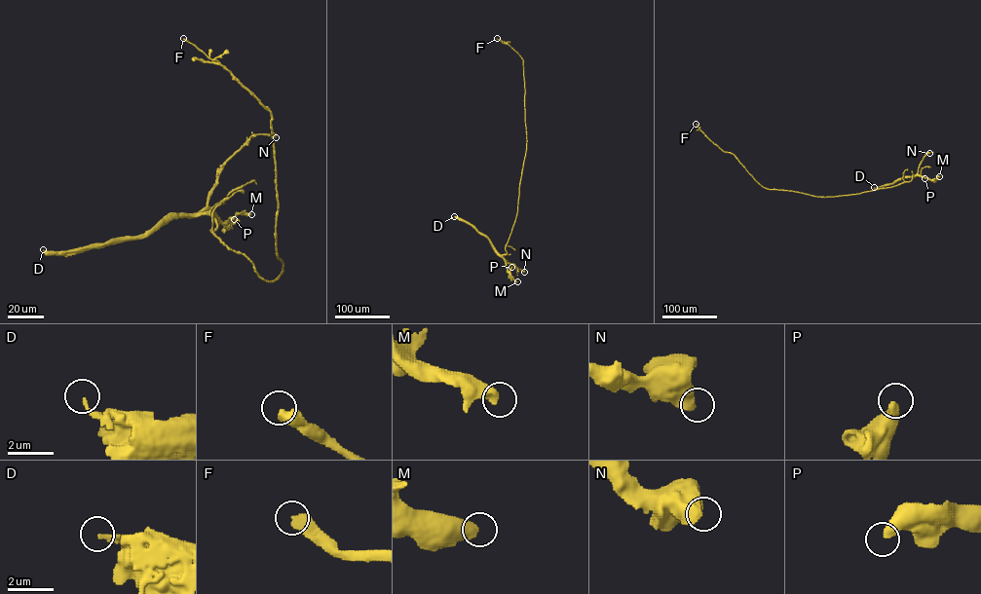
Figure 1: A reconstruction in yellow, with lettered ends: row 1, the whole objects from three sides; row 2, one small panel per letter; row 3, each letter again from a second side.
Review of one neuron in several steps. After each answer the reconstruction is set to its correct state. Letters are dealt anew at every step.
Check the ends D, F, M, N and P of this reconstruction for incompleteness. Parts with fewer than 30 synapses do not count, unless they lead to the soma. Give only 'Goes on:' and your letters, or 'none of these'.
Goes on: F

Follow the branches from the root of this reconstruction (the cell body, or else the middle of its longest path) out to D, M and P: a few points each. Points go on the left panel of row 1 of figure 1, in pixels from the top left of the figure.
D: (162, 222), (143, 236), (118, 242), (58, 253), (43, 249)
M: (162, 222), (208, 211), (220, 223), (229, 226), (238, 214), (251, 214)
P: (162, 222), (174, 217), (198, 216), (205, 211), (208, 211), (222, 223), (234, 219)

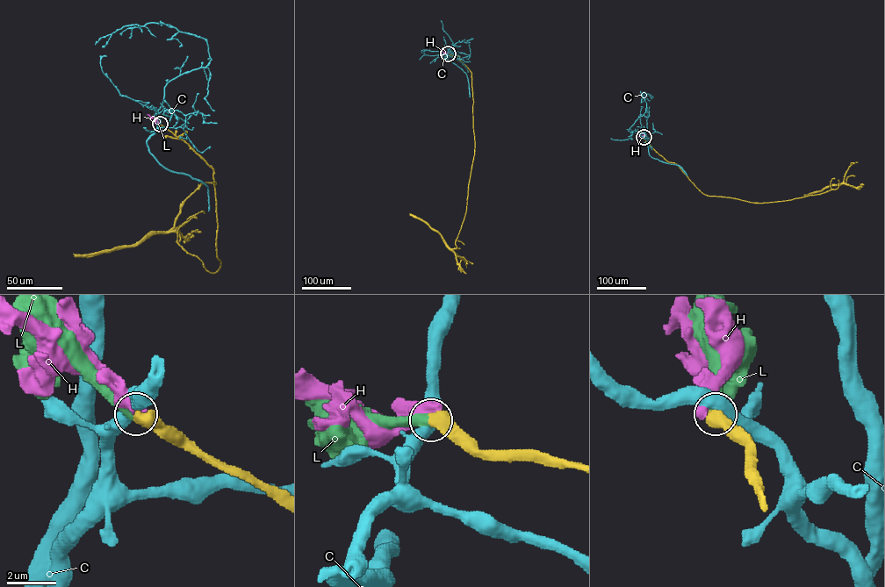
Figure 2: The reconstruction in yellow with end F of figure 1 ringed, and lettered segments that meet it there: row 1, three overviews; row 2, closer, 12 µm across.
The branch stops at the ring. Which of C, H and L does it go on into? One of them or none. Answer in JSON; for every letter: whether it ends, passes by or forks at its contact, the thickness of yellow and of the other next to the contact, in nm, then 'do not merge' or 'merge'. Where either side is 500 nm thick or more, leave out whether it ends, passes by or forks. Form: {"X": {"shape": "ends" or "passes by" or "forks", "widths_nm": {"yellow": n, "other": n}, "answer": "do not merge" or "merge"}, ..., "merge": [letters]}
{"C": {"widths_nm": {"yellow": 600, "other": 500}, "answer": "do not merge"}, "H": {"widths_nm": {"yellow": 550, "other": 440}, "answer": "do not merge"}, "L": {"widths_nm": {"yellow": 600, "other": 400}, "answer": "merge"}, "merge": ["L"]}

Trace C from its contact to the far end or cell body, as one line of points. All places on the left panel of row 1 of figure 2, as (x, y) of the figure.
C: (160, 124), (156, 130), (164, 86), (209, 63), (206, 41), (167, 25), (150, 23), (123, 26), (95, 45)

